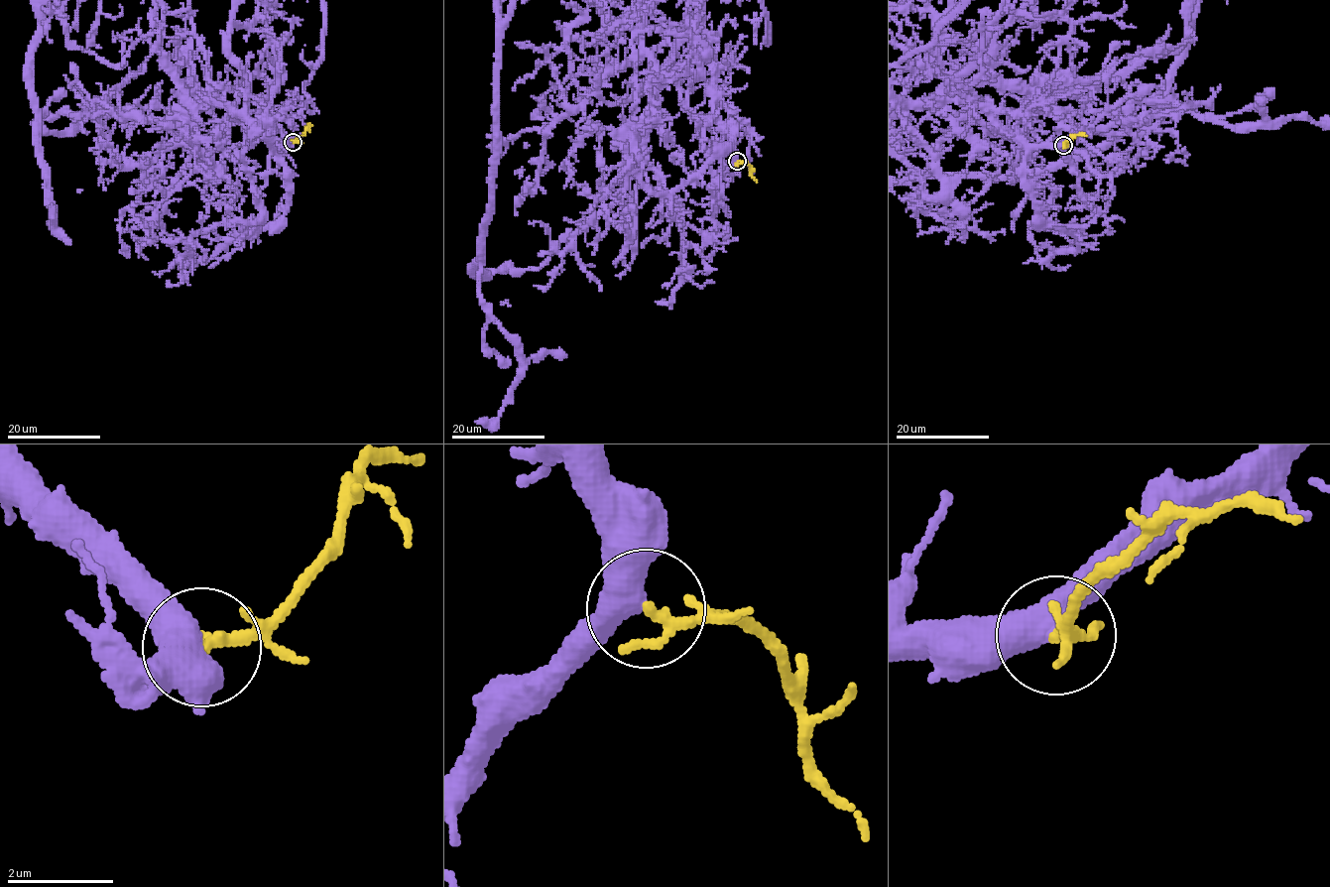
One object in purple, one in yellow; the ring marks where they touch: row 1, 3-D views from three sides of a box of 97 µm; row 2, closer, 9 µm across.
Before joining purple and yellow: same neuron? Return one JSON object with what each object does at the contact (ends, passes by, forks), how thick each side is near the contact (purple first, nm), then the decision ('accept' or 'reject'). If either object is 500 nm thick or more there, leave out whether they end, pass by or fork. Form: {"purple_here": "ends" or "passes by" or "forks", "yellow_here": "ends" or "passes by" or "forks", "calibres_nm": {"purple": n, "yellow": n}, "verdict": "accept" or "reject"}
{"calibres_nm": {"purple": 550, "yellow": 170}, "verdict": "accept"}

